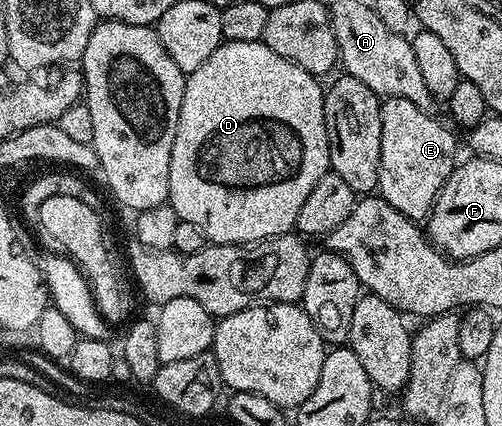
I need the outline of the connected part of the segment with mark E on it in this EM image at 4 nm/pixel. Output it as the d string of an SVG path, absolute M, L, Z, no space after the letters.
M384 98L381 103L381 165L377 191L397 213L416 221L426 220L431 214L439 190L457 166L452 128L446 122L438 123L435 117L417 109L413 101Z

